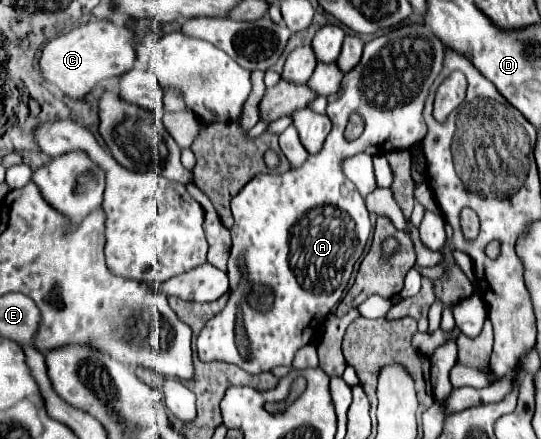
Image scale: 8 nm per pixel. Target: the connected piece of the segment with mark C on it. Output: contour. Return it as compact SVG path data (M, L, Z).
M88 21L86 25L80 25L72 29L70 33L64 33L52 41L48 41L42 47L40 55L40 69L42 79L46 83L58 85L60 93L70 99L82 99L86 93L90 93L100 81L110 77L120 77L126 71L132 69L136 51L132 45L134 33L126 27L116 27L112 21Z

